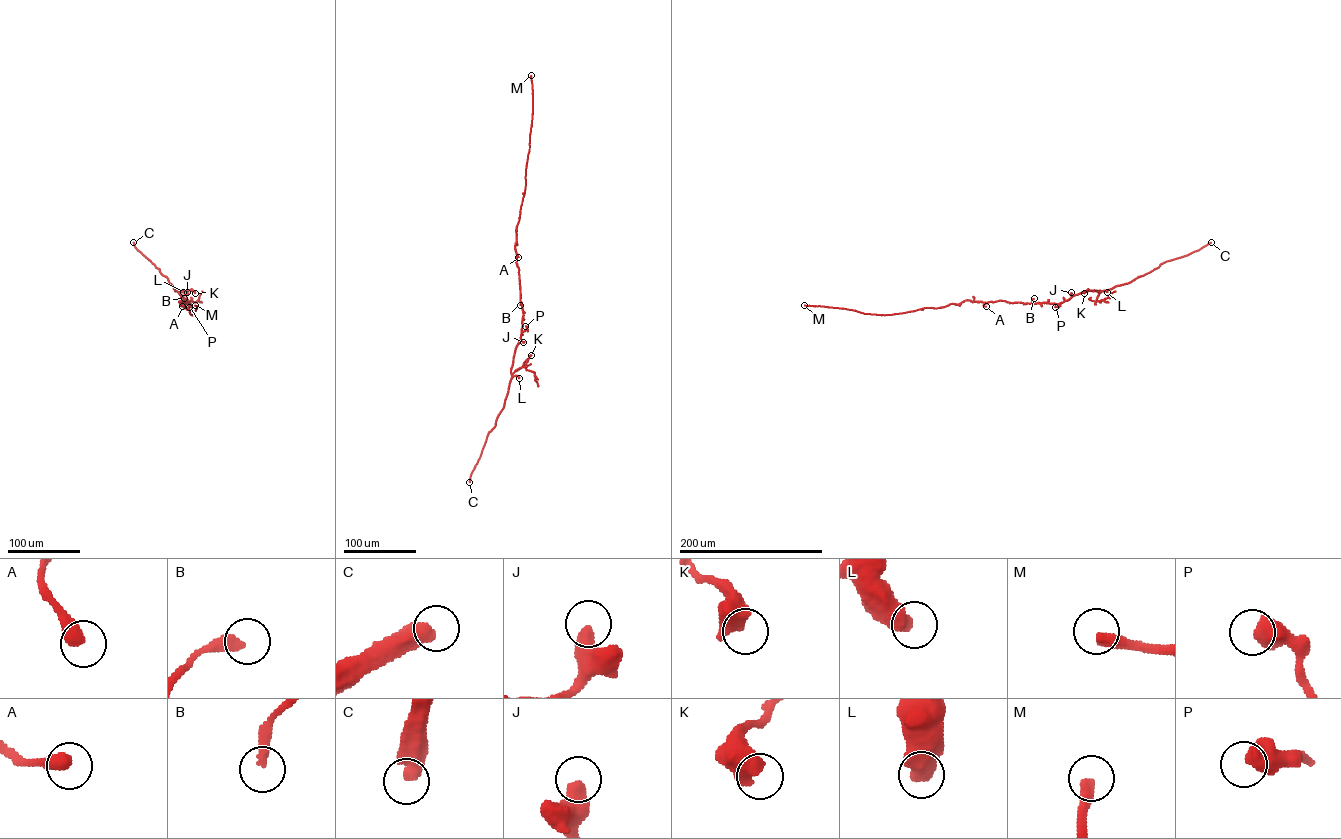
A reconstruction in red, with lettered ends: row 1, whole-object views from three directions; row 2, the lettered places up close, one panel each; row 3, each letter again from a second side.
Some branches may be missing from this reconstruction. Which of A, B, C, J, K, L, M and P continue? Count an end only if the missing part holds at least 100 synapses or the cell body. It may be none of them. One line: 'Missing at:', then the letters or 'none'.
Missing at: M

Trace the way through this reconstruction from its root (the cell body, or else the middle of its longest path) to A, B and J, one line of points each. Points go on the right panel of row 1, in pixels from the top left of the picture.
A: (1019, 302), (988, 301), (984, 304), (986, 306)
B: (1019, 302), (1031, 303), (1034, 298)
J: (1019, 302), (1060, 303), (1068, 300), (1071, 292)

